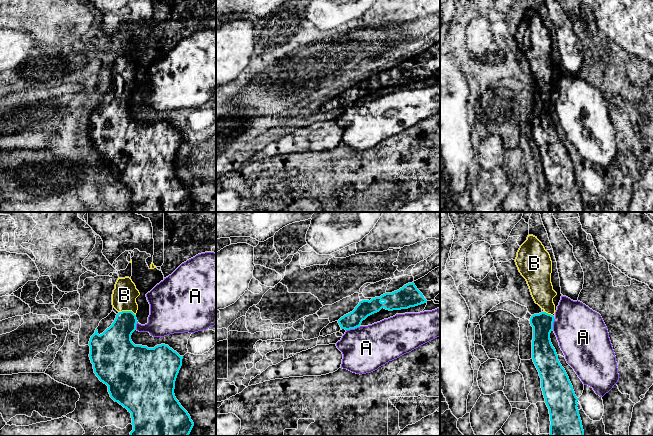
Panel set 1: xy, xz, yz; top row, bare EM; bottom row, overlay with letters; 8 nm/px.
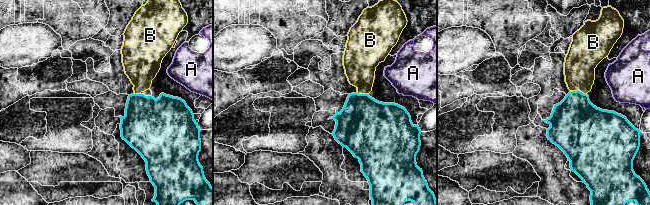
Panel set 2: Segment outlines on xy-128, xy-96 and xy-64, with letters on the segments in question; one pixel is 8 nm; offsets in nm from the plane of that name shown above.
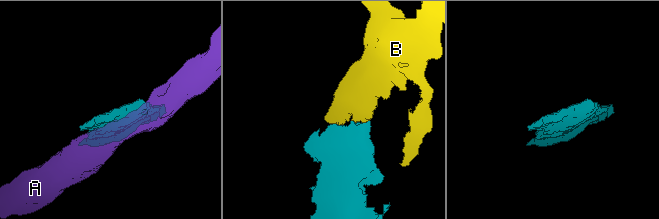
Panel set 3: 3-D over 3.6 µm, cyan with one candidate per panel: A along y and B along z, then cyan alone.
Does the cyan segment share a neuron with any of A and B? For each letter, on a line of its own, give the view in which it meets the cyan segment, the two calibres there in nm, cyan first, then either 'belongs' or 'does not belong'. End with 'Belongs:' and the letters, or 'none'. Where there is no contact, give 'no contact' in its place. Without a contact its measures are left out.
A: xz | 140/360 nm | does not belong
B: xy | 240/190 nm | belongs
Belongs: B

